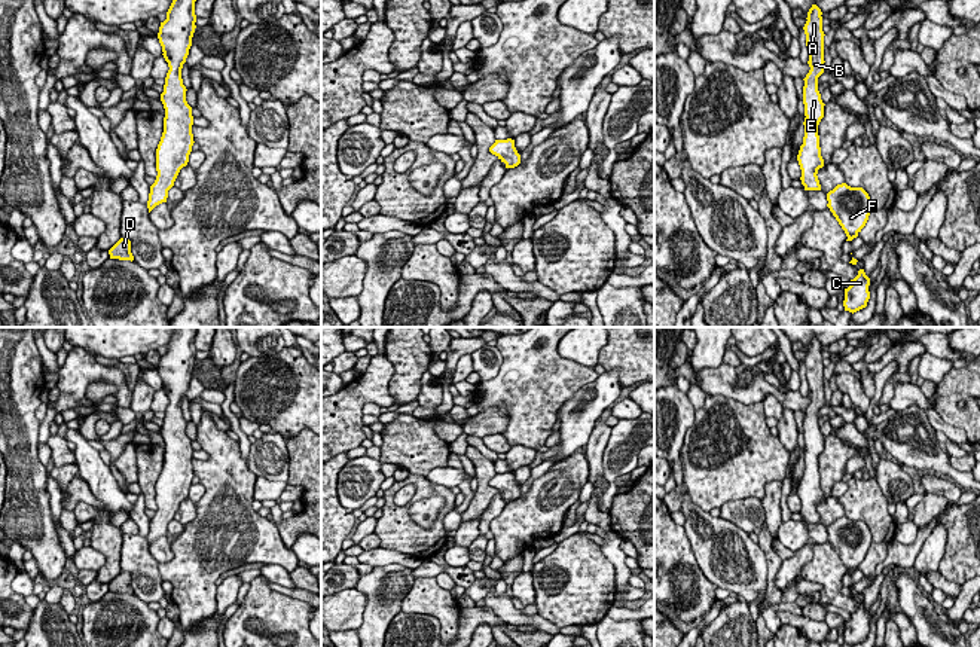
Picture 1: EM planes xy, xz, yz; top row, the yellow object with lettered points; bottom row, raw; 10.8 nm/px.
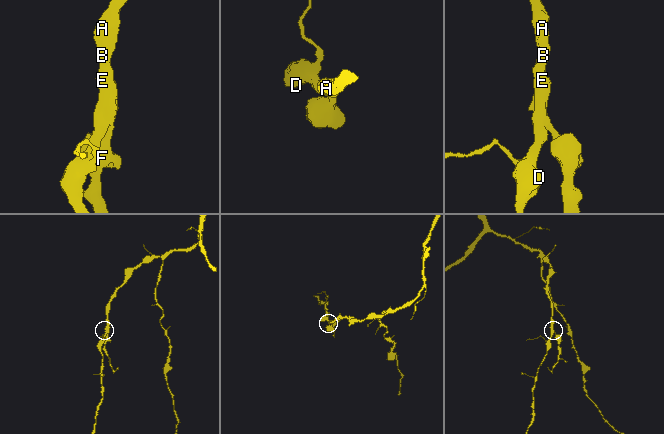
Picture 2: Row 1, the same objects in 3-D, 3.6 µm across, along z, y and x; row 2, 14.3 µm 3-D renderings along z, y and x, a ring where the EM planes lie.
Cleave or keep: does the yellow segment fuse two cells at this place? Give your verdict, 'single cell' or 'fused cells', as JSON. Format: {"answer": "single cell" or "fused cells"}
{"answer": "single cell"}

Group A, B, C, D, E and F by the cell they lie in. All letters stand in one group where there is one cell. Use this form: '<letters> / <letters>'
A B C D E F

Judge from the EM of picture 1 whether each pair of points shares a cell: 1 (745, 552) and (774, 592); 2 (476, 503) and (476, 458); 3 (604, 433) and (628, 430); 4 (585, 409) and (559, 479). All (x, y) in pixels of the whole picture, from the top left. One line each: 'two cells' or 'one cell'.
1: two cells
2: one cell
3: two cells
4: two cells

